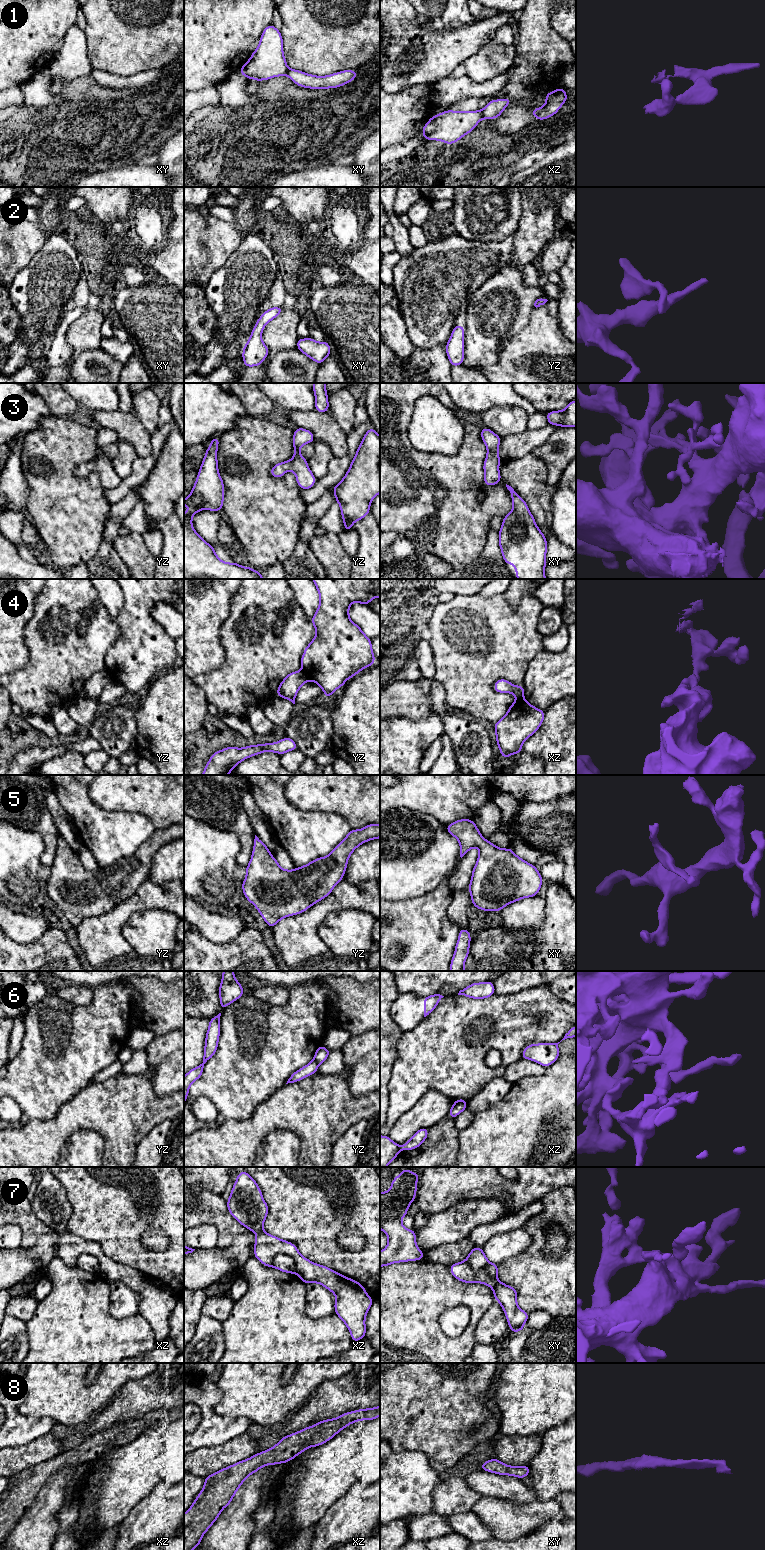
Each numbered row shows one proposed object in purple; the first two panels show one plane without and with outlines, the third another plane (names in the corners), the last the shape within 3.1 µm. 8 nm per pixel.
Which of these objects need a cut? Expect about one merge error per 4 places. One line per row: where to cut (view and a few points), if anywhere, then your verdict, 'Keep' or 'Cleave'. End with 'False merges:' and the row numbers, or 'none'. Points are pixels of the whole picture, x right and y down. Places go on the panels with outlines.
1: Split along xz (481, 111), (483, 117). Cleave
2: No split. Keep
3: No split. Keep
4: Split along yz (302, 670), (307, 680). Cleave
5: No split. Keep
6: Split along yz (313, 1059), (318, 1064). Cleave
7: No split. Keep
8: No split. Keep
False merges: 1, 4, 6

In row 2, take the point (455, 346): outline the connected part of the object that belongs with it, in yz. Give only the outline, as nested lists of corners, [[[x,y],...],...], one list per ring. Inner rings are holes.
[[[455,324],[453,332],[446,344],[446,353],[453,366],[462,365],[464,359],[464,330],[465,326]]]

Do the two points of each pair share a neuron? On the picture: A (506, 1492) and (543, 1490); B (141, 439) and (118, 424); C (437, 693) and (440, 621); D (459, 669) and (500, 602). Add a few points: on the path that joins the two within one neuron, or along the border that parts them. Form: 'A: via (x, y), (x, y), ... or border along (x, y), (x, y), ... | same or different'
A: border along (521, 1479), (535, 1493), (537, 1499) | different
B: via (135, 433), (124, 424) | same
C: border along (433, 679), (437, 680), (443, 687), (446, 703) | different
D: via (456, 652), (481, 624), (481, 619), (483, 618) | same

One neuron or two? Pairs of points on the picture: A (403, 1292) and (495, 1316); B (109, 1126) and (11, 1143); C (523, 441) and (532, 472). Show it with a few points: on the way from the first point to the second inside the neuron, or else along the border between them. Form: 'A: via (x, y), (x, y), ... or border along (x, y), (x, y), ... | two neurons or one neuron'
A: border along (494, 1299), (479, 1320), (474, 1334) | two neurons
B: via (85, 1121), (67, 1121), (47, 1138), (35, 1143) | one neuron
C: border along (531, 452), (509, 460) | two neurons

